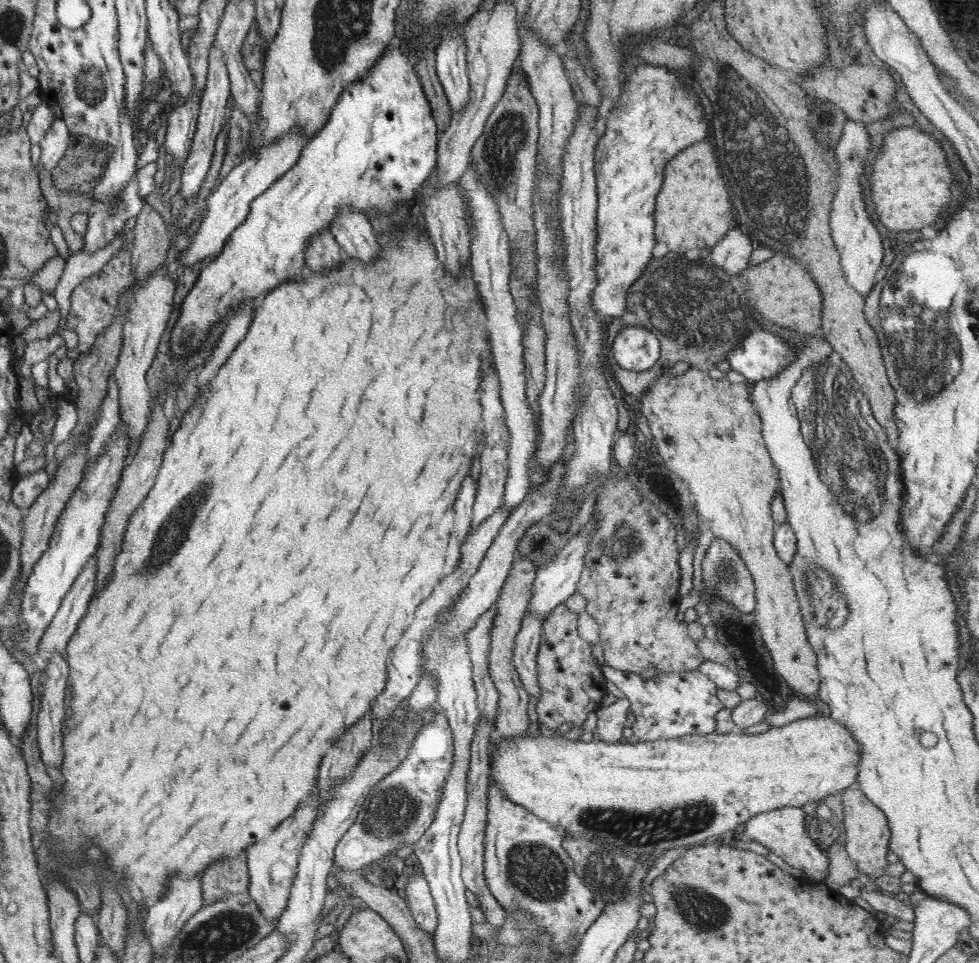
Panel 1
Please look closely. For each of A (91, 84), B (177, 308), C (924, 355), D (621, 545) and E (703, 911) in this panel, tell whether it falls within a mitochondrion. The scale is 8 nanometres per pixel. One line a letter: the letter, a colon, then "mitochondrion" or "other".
A: mitochondrion
B: other
C: mitochondrion
D: mitochondrion
E: mitochondrion

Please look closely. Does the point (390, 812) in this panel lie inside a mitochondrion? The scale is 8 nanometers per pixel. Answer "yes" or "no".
yes

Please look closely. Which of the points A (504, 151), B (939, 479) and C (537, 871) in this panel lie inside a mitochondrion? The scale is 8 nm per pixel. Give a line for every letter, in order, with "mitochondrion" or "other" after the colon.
A: mitochondrion
B: other
C: mitochondrion

